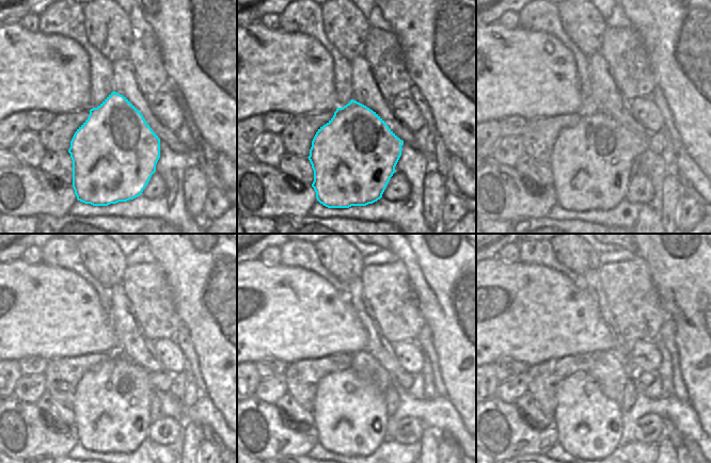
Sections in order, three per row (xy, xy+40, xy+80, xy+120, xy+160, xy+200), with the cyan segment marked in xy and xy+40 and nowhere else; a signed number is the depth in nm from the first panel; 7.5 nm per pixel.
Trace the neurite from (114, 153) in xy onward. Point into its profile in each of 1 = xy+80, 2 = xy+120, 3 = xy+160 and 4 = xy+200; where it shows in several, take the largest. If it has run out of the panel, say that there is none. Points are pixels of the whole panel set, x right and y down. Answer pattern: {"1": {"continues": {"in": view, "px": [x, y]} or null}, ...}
{"1": {"continues": {"in": "xy+80", "px": [590, 162]}}, "2": {"continues": {"in": "xy+120", "px": [111, 408]}}, "3": {"continues": {"in": "xy+160", "px": [350, 416]}}, "4": {"continues": {"in": "xy+200", "px": [588, 425]}}}

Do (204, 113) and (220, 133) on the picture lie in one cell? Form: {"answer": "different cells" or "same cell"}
{"answer": "same cell"}

